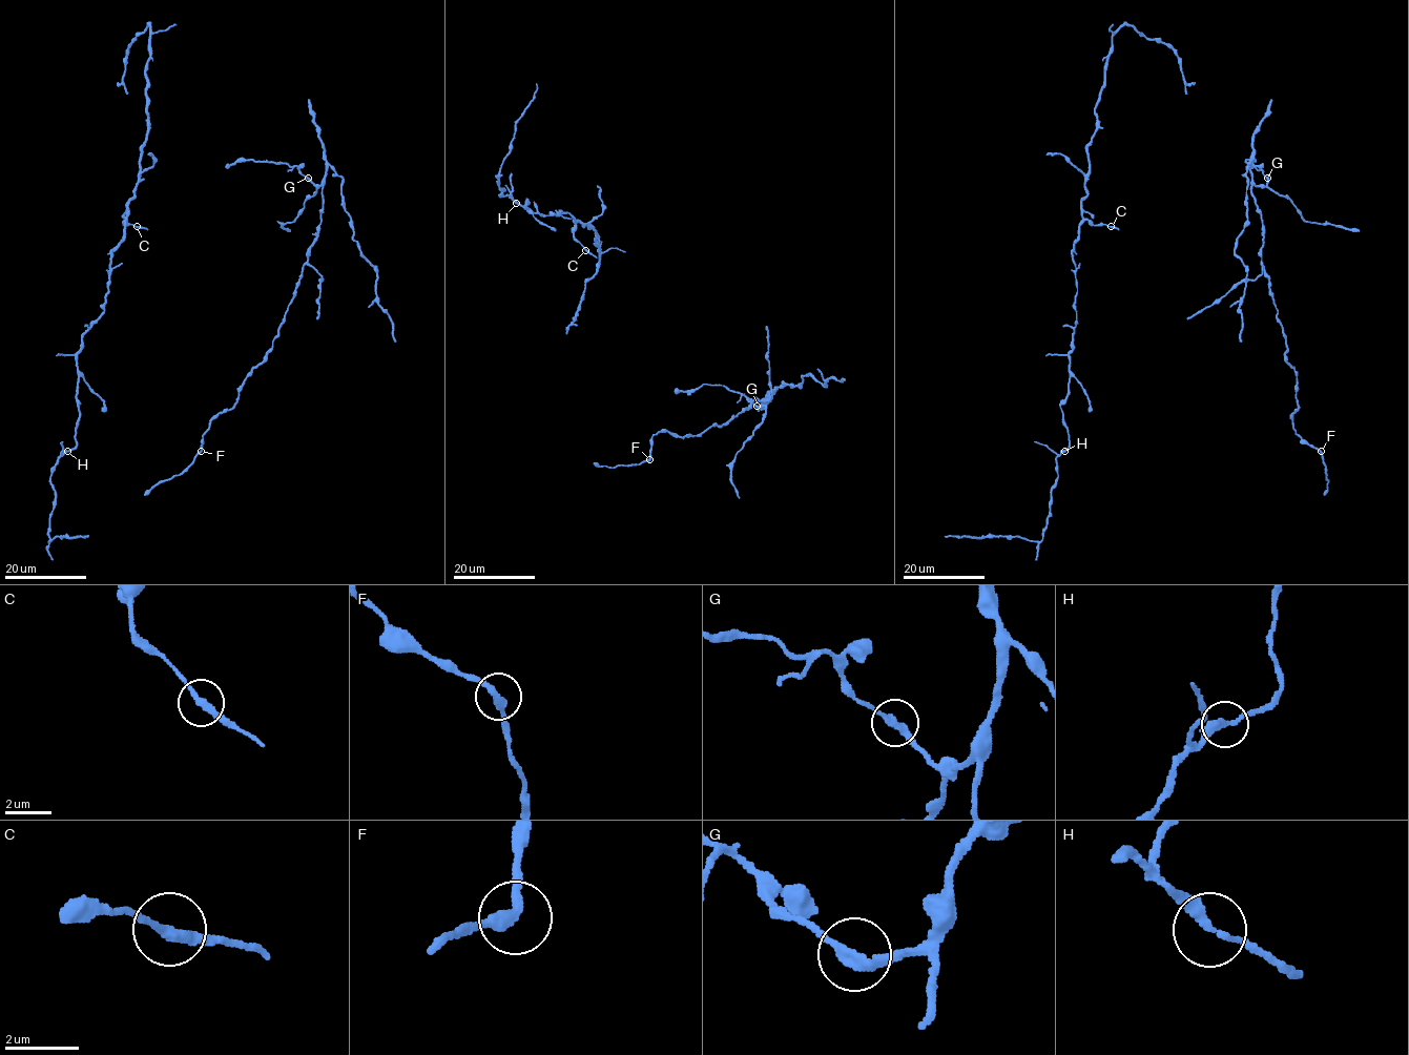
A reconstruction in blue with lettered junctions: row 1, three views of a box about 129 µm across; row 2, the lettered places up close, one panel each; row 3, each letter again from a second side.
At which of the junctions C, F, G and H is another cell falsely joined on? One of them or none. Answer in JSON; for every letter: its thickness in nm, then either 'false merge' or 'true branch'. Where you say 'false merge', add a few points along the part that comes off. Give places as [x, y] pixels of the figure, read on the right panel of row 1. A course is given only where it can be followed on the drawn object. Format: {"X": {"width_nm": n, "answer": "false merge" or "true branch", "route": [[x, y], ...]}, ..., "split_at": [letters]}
{"C": {"width_nm": 280, "answer": "true branch"}, "F": {"width_nm": 280, "answer": "true branch"}, "G": {"width_nm": 280, "answer": "true branch"}, "H": {"width_nm": 280, "answer": "true branch"}, "split_at": []}

